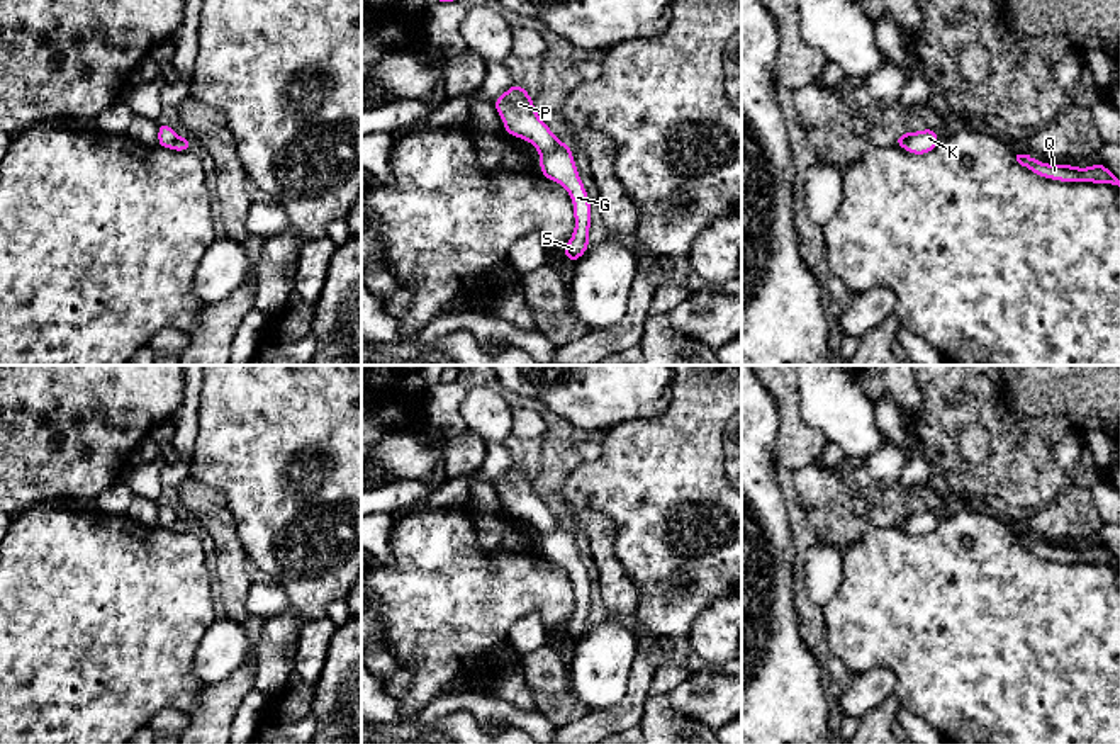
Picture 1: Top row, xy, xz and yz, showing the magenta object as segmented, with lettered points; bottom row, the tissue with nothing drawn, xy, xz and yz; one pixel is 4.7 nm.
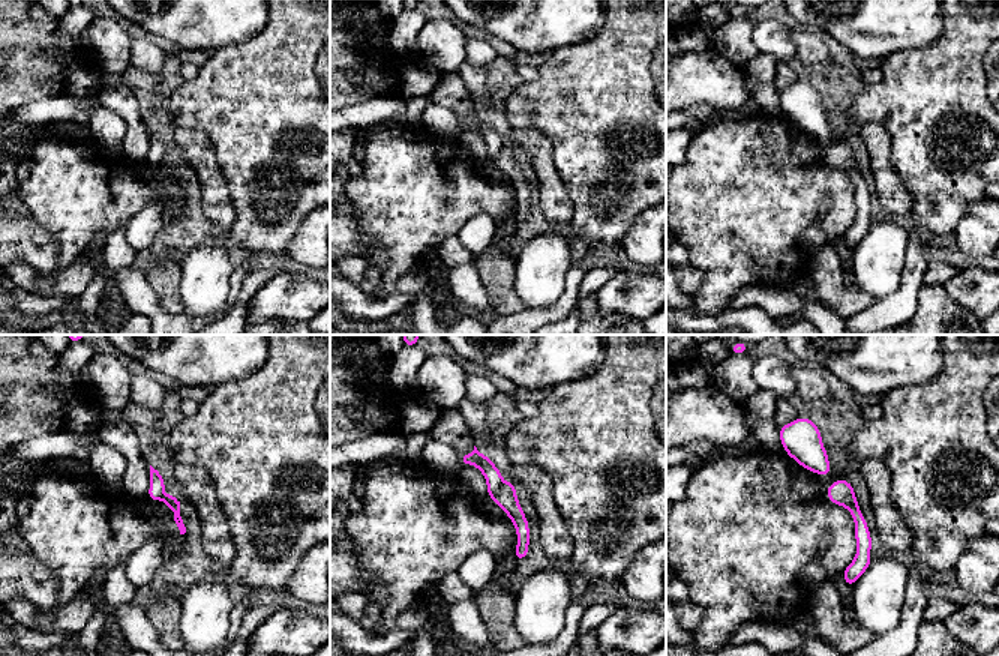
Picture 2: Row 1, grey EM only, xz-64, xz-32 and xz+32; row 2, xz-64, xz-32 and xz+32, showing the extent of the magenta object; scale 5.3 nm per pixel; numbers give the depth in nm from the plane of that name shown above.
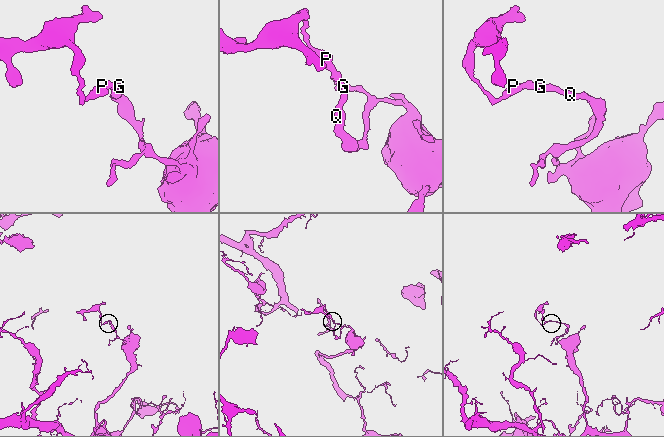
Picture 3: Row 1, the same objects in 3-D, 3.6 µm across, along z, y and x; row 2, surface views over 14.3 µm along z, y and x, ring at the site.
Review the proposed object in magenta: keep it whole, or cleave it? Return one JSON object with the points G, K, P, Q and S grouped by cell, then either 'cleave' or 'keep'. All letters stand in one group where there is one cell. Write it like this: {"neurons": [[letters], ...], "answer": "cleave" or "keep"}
{"neurons": [["G", "K", "Q", "S"], ["P"]], "answer": "cleave"}

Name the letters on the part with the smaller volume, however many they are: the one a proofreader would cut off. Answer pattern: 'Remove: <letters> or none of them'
Remove: P

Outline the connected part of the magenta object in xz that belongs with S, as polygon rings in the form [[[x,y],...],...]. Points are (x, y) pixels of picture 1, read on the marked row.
[[[560,143],[550,155],[540,156],[540,172],[565,187],[572,199],[575,228],[562,251],[570,263],[575,263],[589,250],[591,200],[575,168],[572,148]]]

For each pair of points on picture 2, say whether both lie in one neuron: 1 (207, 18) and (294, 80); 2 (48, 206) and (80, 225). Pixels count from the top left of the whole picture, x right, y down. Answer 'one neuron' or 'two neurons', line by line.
1: two neurons
2: one neuron

